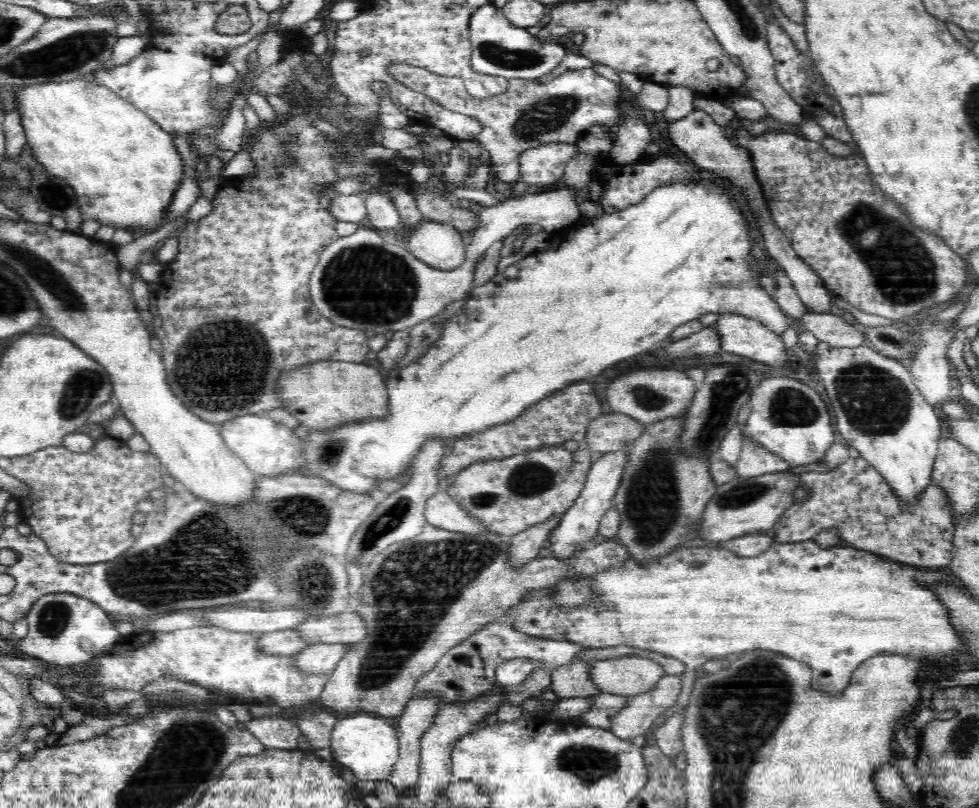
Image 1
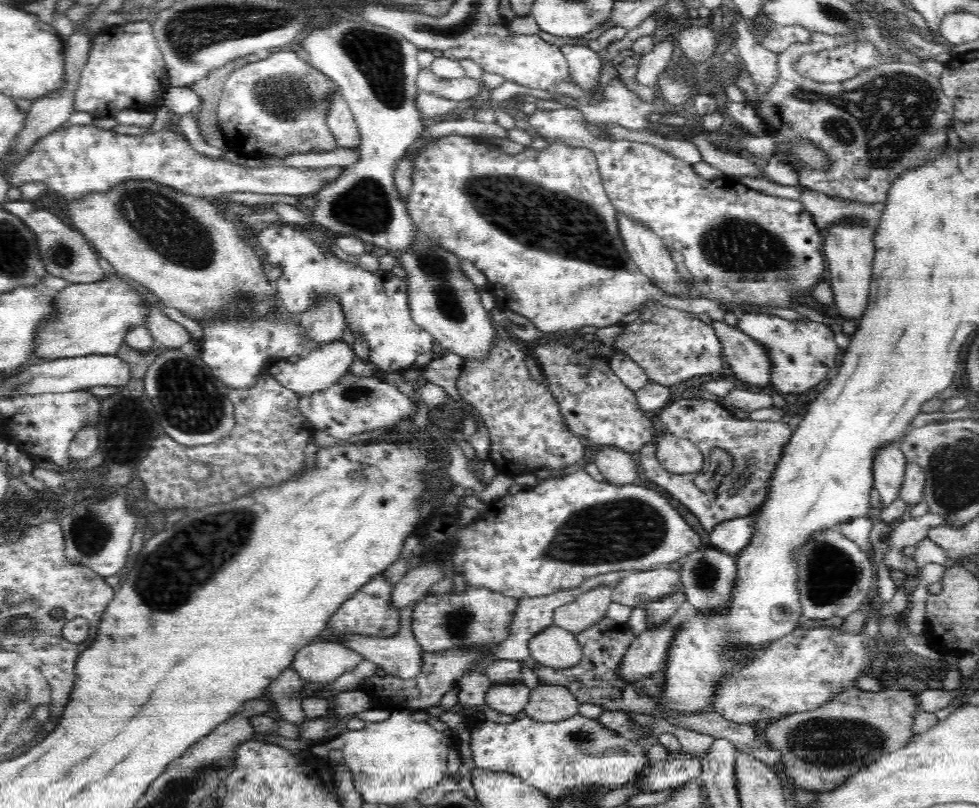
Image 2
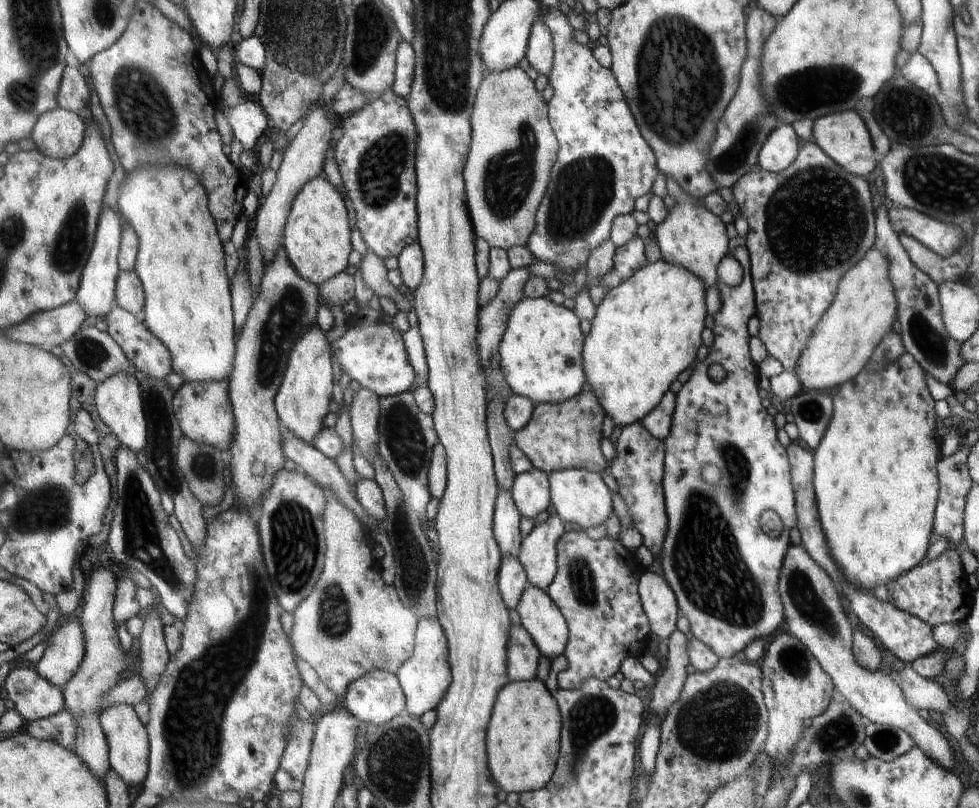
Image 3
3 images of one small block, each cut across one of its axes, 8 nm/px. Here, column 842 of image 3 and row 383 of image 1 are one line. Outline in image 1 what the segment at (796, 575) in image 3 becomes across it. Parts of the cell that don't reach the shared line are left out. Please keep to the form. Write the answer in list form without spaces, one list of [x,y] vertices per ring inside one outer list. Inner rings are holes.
[[[680,369],[640,370],[634,374],[618,376],[608,384],[606,404],[615,414],[628,415],[644,425],[679,414],[682,409],[690,408],[694,402],[699,383]]]

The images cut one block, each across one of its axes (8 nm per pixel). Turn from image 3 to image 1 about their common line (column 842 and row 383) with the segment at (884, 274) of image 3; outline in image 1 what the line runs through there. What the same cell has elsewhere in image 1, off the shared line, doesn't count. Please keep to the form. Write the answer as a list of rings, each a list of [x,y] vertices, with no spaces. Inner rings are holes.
[[[314,363],[292,370],[278,380],[278,395],[284,399],[284,410],[296,415],[301,425],[308,431],[334,432],[346,424],[370,422],[370,420],[384,420],[390,416],[388,391],[382,375],[374,367],[366,363]]]

